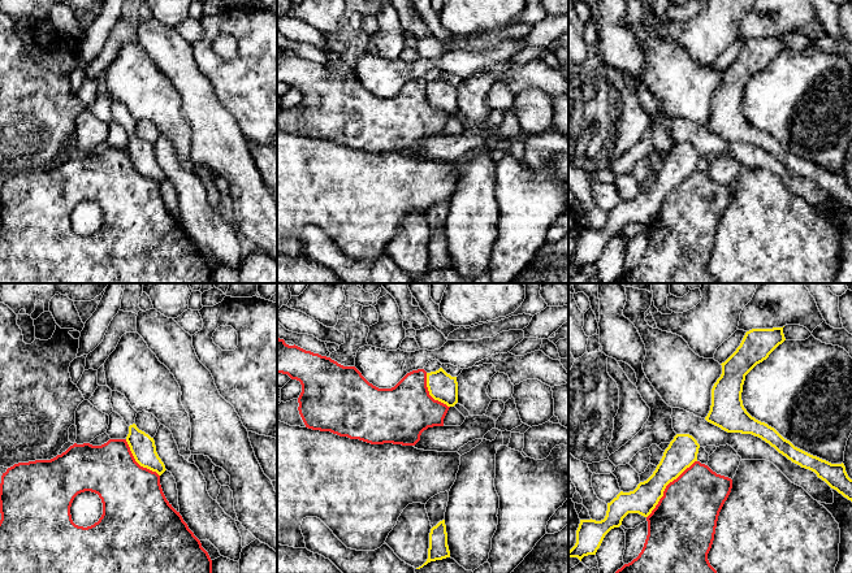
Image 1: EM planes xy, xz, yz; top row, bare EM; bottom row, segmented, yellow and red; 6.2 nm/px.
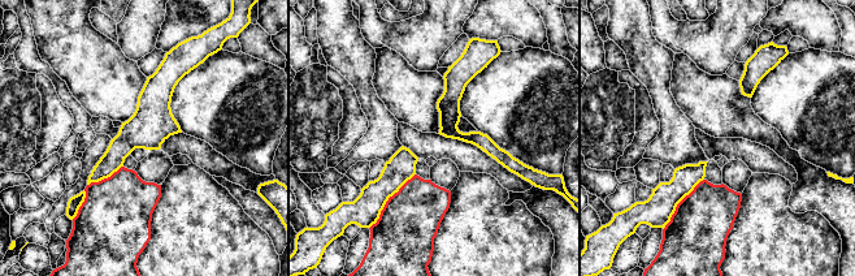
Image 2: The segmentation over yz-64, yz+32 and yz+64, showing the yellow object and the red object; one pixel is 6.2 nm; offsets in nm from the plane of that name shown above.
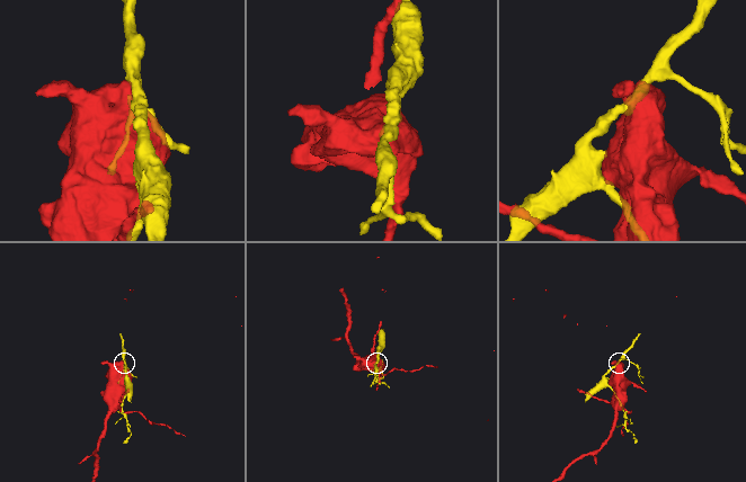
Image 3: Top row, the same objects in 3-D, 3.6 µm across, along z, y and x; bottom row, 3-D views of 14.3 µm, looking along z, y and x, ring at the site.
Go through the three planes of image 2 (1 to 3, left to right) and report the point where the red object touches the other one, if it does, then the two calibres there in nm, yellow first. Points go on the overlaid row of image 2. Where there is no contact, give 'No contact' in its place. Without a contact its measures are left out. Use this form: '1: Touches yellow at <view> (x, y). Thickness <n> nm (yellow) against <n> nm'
1: Touches yellow at yz-64 (104, 177). Thickness 150 nm (yellow) against 440 nm
2: Touches yellow at yz+32 (387, 199). Thickness 190 nm (yellow) against 380 nm
3: Touches yellow at yz+64 (677, 203). Thickness 190 nm (yellow) against 380 nm

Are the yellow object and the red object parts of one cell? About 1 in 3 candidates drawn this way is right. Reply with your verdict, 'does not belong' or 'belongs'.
does not belong

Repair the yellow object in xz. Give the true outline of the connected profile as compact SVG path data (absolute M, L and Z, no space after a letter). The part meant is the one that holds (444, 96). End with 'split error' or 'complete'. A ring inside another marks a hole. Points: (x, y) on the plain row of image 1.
M442 77L436 81L427 82L427 96L429 104L447 116L458 112L458 91L457 86L451 86Z; complete

